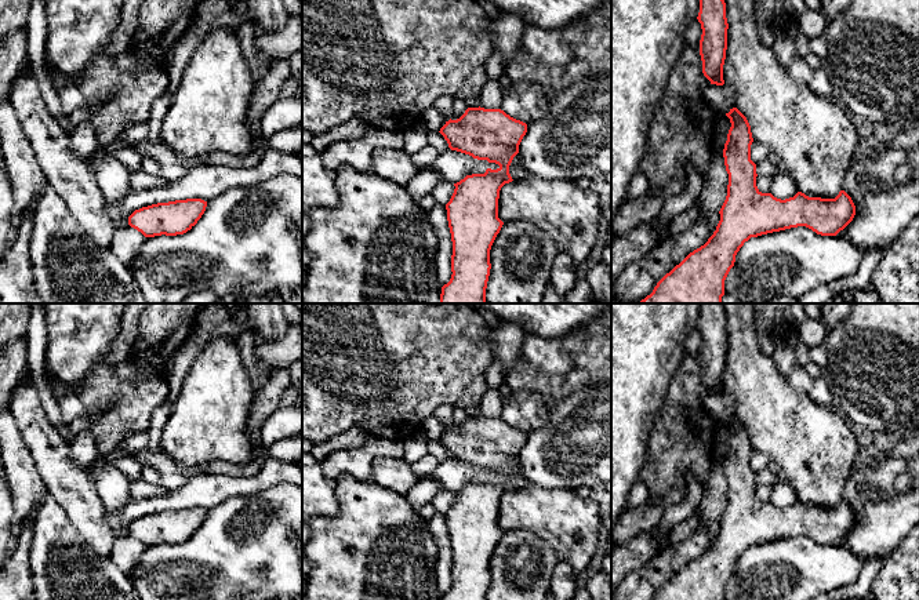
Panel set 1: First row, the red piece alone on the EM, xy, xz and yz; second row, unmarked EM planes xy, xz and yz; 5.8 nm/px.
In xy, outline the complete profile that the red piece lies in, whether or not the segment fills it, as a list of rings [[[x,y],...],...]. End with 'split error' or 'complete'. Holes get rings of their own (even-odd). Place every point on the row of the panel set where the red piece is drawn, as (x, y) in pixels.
[[[201,199],[157,203],[135,210],[128,225],[145,237],[184,234],[197,223],[206,207],[207,201]]]; complete

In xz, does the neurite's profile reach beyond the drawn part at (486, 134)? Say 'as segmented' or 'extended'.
as segmented

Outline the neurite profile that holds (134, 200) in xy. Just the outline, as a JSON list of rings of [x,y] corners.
[[[269,149],[251,168],[199,164],[189,167],[186,175],[178,181],[130,192],[115,207],[106,206],[106,214],[116,225],[119,218],[128,219],[142,207],[186,199],[201,199],[208,203],[230,188],[259,183],[280,172],[294,174],[302,179],[302,161],[295,154]]]

